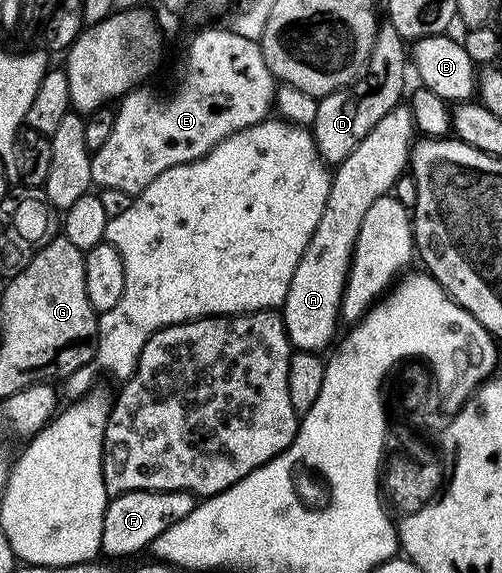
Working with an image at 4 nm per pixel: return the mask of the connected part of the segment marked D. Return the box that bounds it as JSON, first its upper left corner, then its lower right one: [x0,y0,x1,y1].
[309,20,409,168]

